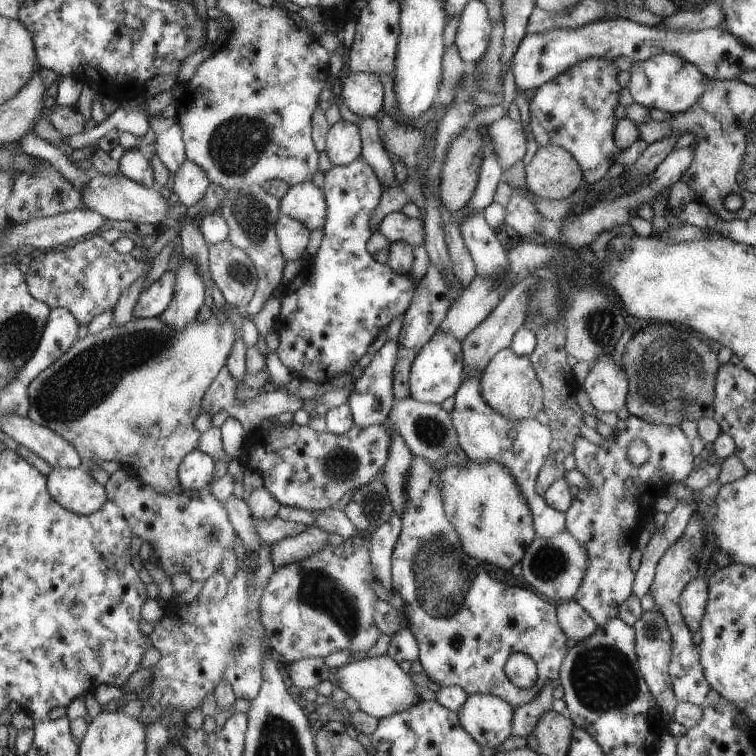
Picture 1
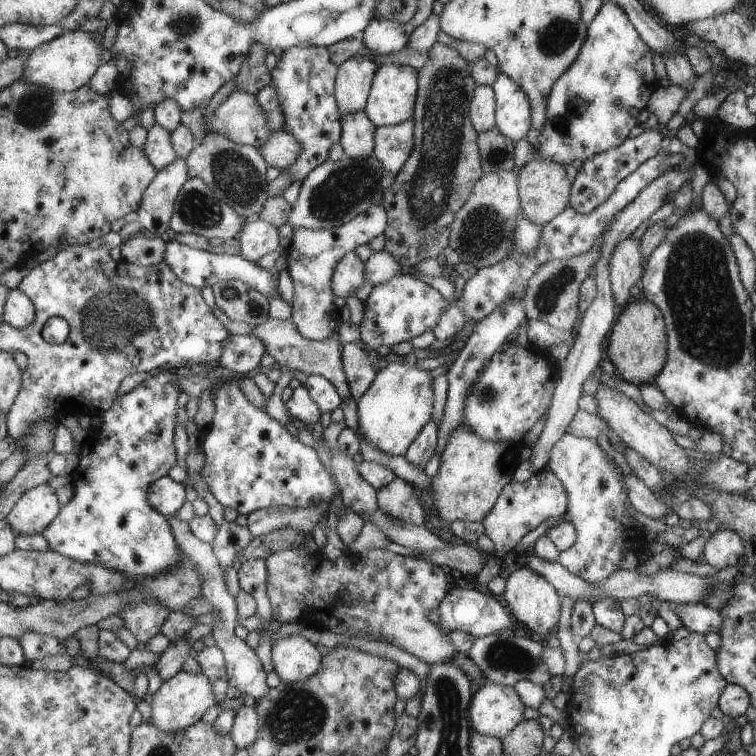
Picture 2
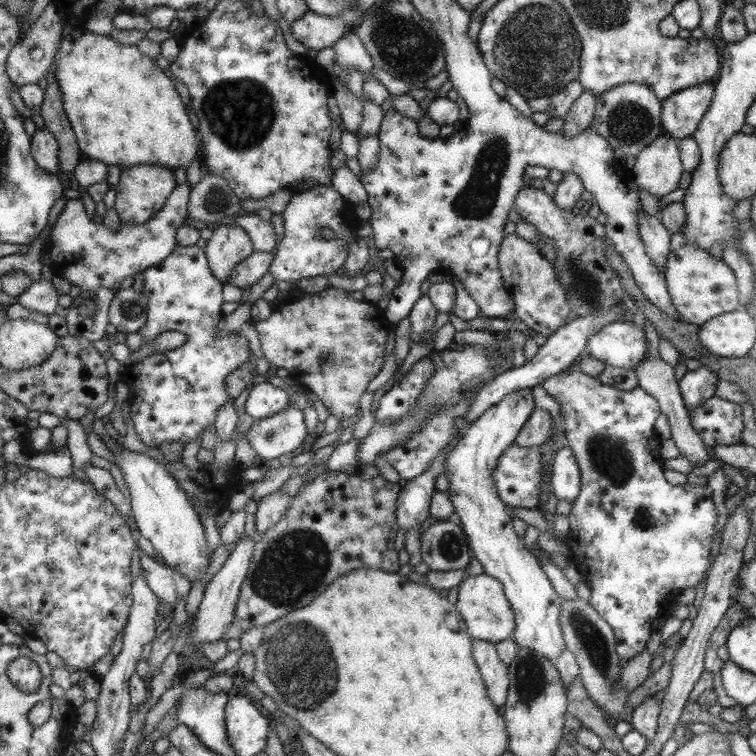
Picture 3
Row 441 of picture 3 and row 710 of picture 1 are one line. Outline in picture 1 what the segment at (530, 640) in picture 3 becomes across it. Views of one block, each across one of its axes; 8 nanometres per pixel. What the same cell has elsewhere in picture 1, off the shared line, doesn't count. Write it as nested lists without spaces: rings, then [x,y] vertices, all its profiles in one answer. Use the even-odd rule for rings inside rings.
[[[478,693],[466,699],[465,706],[456,712],[459,723],[480,746],[493,747],[501,745],[509,736],[514,717],[511,703],[494,695]]]

